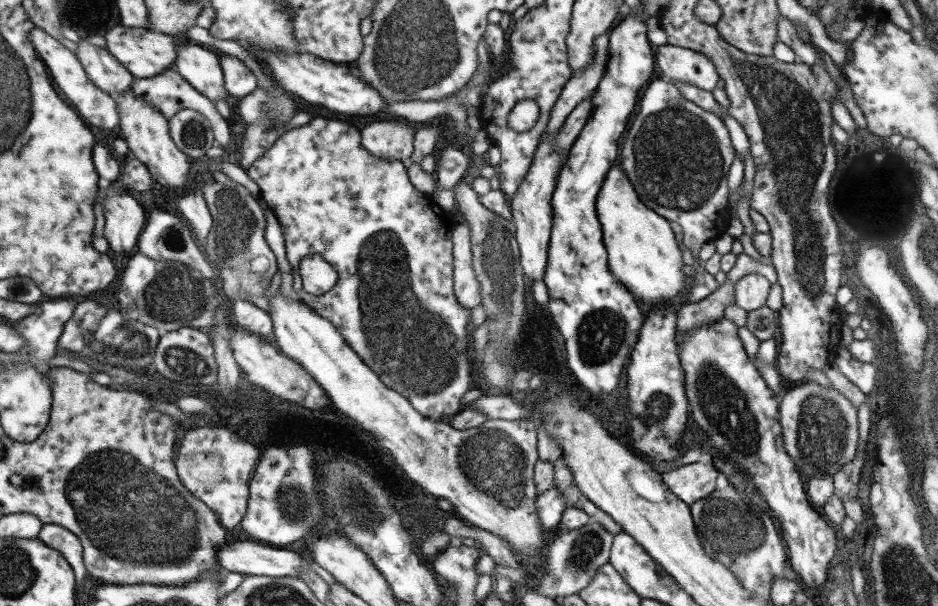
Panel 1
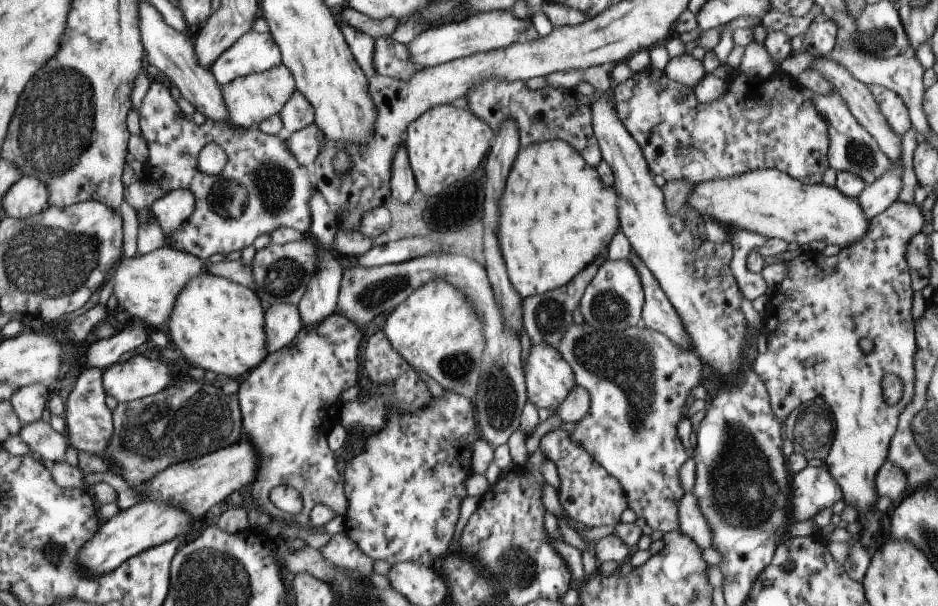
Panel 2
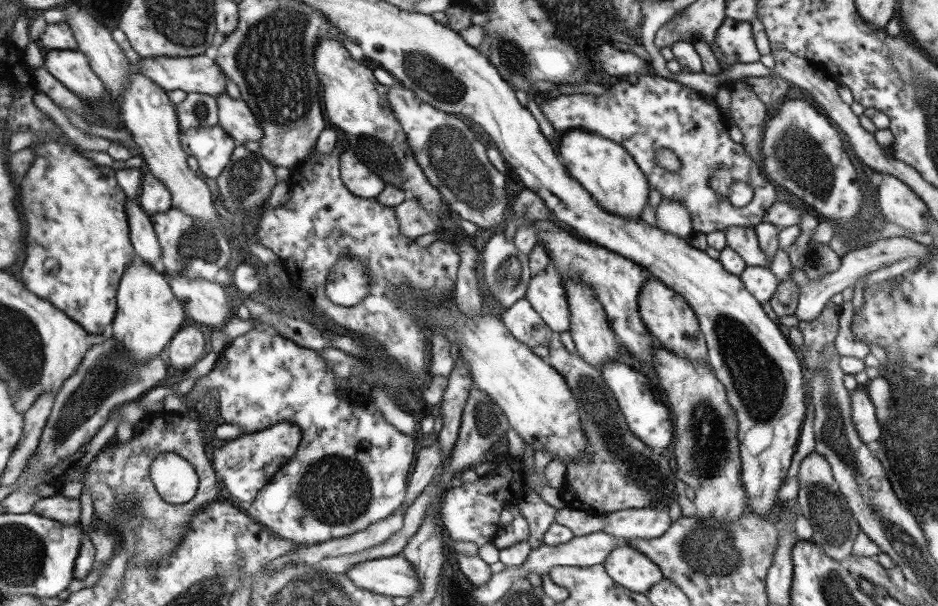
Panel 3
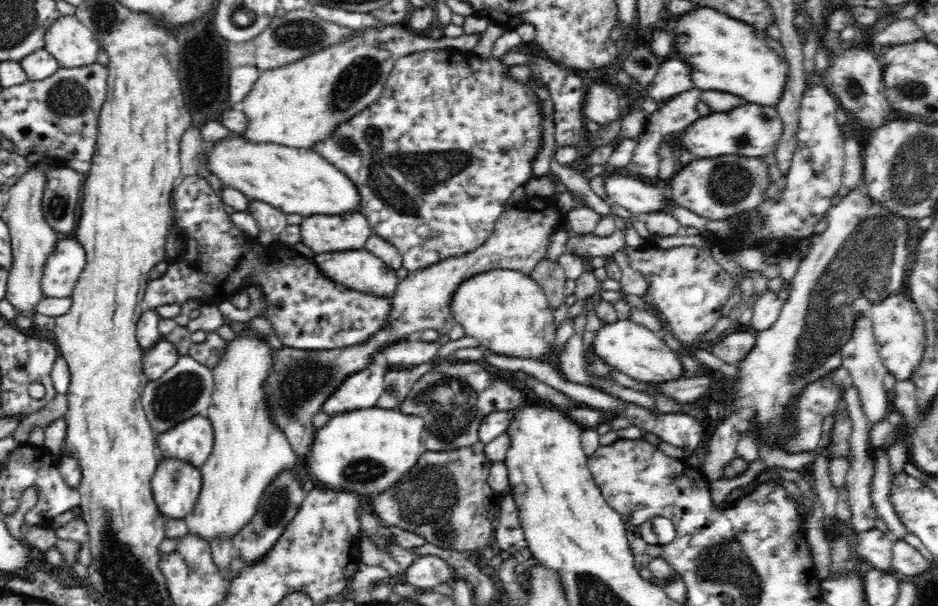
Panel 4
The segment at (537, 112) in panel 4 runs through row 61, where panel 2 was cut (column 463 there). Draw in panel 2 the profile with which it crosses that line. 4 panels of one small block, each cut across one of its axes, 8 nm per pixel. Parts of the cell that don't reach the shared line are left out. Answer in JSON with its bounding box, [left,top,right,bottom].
[342,390,480,567]

